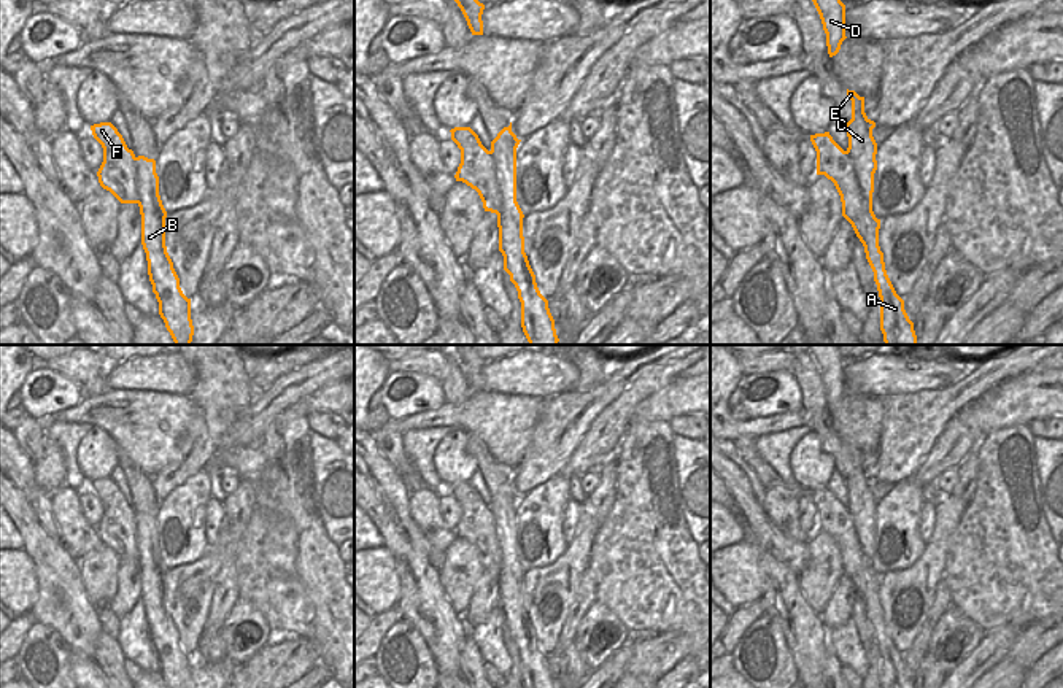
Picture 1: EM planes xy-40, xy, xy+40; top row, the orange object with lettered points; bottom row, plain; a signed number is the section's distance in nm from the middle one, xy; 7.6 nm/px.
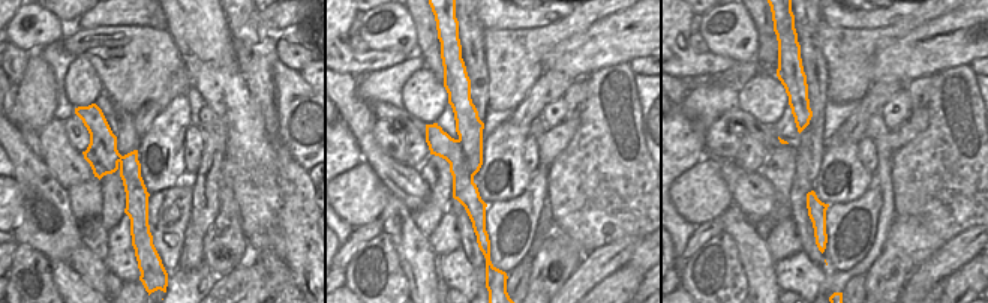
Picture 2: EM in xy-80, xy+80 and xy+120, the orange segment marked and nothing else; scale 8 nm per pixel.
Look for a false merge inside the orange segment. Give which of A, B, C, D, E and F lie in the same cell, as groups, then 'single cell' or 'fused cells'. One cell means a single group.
groups A B C D E / F; fused cells

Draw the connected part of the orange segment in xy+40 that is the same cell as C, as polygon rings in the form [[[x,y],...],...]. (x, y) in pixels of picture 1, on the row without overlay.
[[[848,445],[847,453],[852,456],[852,475],[845,480],[848,493],[847,508],[853,516],[864,556],[872,562],[874,529],[877,526],[877,499],[872,493],[876,478],[864,469],[864,453]]]

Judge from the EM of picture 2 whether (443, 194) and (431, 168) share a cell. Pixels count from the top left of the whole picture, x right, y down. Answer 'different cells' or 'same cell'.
same cell

